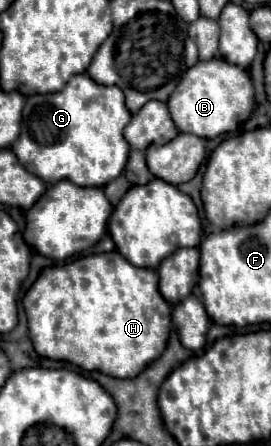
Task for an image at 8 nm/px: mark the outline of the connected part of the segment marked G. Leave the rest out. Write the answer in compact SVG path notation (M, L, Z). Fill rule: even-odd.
M87 73L73 75L65 89L47 95L31 95L23 107L21 135L17 139L17 159L31 171L39 175L45 183L53 185L67 179L81 187L103 187L121 175L129 157L129 143L123 137L123 127L129 123L131 113L125 107L125 97L119 87L107 87L95 83Z

